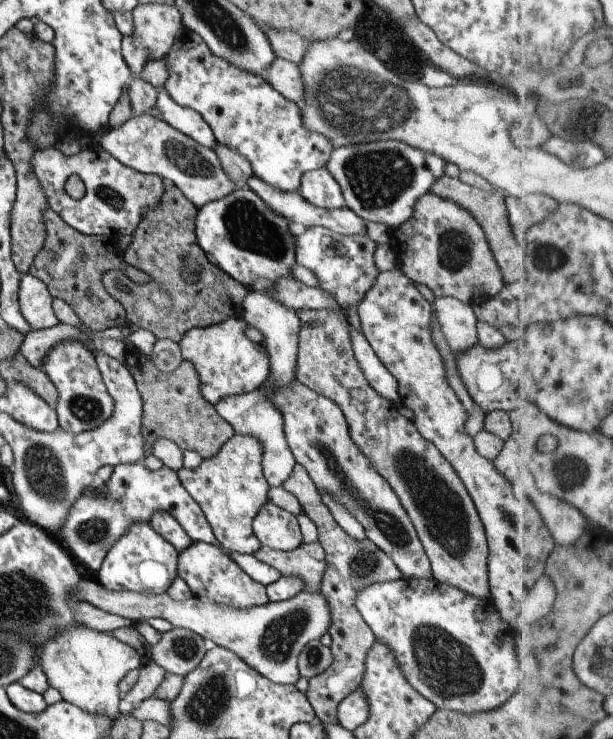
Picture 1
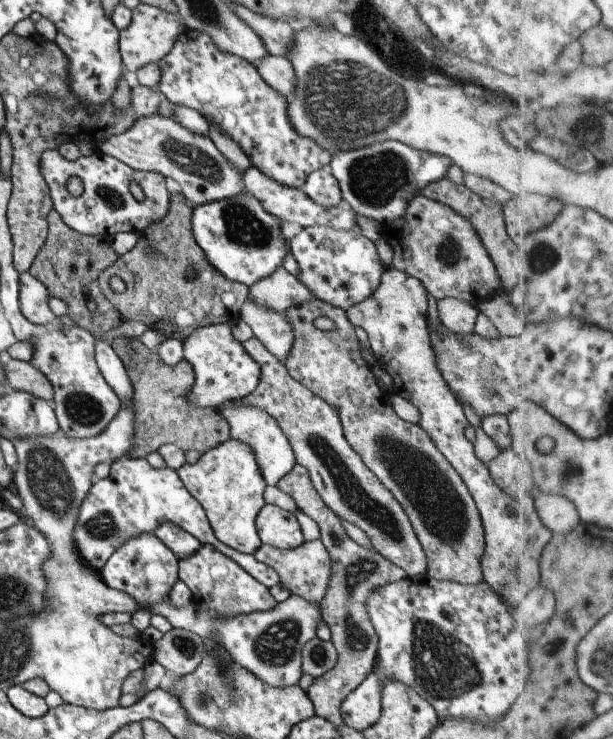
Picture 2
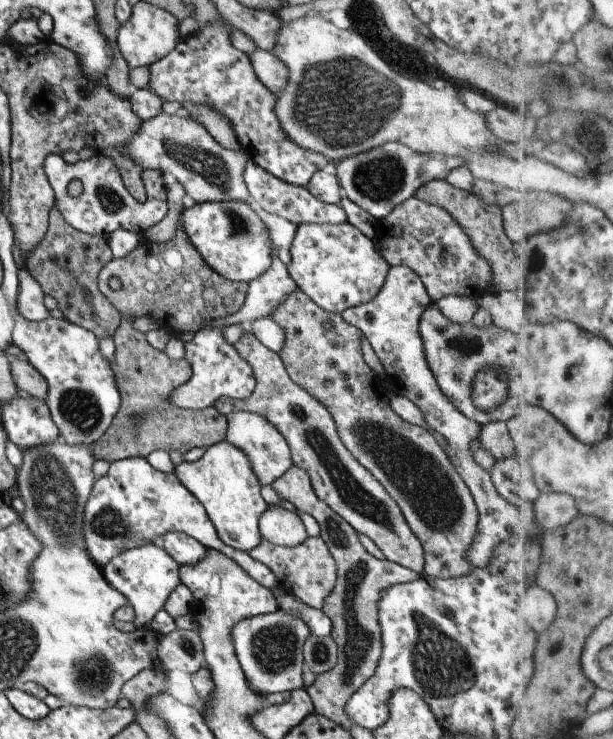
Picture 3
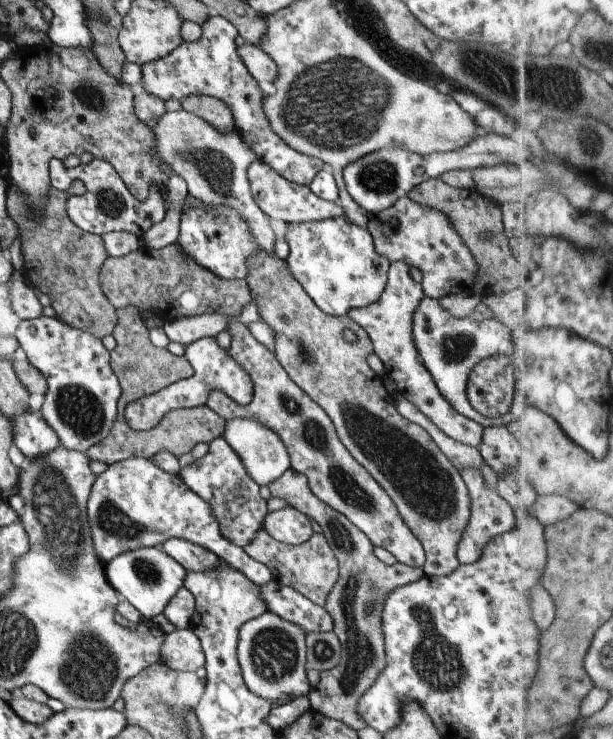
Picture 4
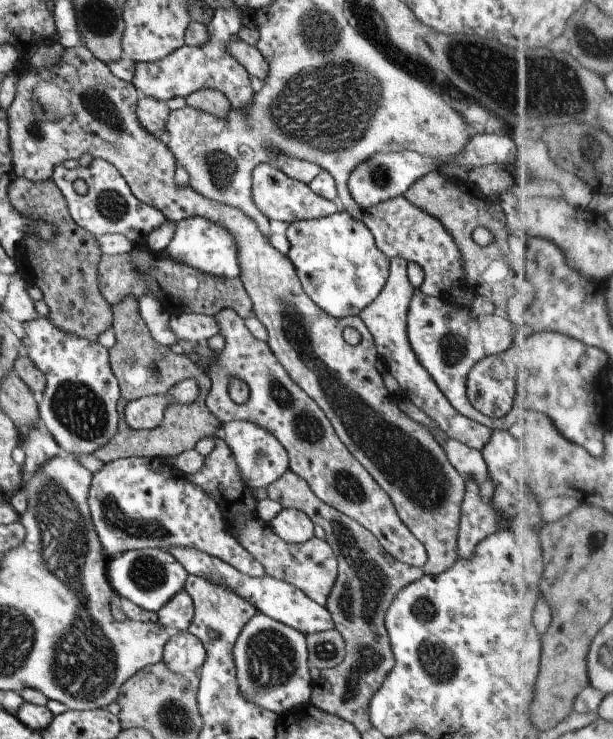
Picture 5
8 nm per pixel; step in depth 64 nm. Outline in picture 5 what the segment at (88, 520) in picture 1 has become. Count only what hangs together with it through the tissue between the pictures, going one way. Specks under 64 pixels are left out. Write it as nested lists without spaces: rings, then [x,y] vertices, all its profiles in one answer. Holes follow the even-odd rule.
[[[125,457],[102,463],[101,468],[92,473],[86,503],[107,560],[135,549],[185,547],[218,558],[243,574],[252,577],[265,575],[261,564],[230,534],[213,496],[195,486],[177,467],[163,458]]]

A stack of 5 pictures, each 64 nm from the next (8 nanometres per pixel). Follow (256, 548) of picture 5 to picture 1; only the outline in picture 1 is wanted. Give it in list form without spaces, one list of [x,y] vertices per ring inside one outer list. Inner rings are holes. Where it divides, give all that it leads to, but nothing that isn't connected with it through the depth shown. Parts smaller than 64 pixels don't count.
[[[316,542],[301,543],[290,551],[282,551],[261,545],[253,554],[259,562],[268,564],[281,577],[295,577],[302,582],[302,588],[309,594],[317,593],[326,562],[324,550]]]

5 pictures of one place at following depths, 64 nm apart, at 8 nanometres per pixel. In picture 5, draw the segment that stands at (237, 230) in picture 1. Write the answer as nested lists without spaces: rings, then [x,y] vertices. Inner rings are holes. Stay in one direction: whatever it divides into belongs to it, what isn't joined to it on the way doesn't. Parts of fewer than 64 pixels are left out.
[[[201,217],[181,219],[174,224],[173,236],[162,250],[167,259],[215,277],[234,279],[239,274],[236,246],[232,236],[214,222]]]

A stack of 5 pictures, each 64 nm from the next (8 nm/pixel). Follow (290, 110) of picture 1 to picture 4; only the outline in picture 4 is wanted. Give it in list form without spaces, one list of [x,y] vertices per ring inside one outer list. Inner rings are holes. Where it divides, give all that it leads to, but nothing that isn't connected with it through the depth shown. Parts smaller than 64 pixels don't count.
[[[221,15],[209,16],[200,24],[202,33],[192,43],[182,43],[169,54],[154,61],[140,62],[140,84],[143,90],[159,100],[182,100],[190,94],[206,94],[222,100],[232,114],[234,126],[244,136],[244,142],[256,154],[257,160],[275,169],[289,182],[308,185],[321,170],[320,160],[290,149],[270,128],[261,106],[264,94],[247,72],[236,52],[236,26]]]

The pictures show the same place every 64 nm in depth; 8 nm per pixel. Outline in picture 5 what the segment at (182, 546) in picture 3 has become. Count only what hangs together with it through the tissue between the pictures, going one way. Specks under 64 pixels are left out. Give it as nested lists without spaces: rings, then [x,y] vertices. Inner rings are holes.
[[[170,547],[167,551],[173,555],[173,558],[177,559],[177,562],[181,563],[181,566],[184,566],[188,574],[200,576],[213,584],[233,591],[233,594],[239,595],[244,601],[254,606],[257,613],[264,614],[277,622],[298,630],[304,635],[334,628],[332,618],[327,612],[327,609],[324,606],[314,603],[301,590],[297,590],[288,582],[270,577],[269,575],[252,577],[248,574],[243,574],[241,571],[235,570],[232,566],[225,564],[222,560],[195,549]]]

